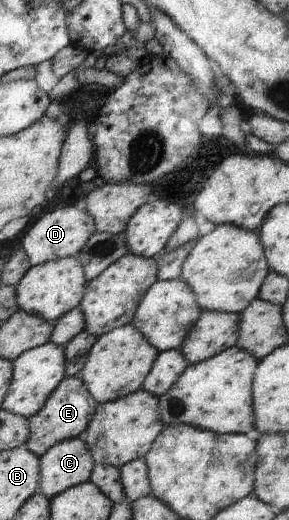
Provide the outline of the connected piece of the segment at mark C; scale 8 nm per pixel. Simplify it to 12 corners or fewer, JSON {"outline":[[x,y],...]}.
{"outline":[[83,437],[41,457],[40,492],[53,499],[89,482],[96,466]]}

